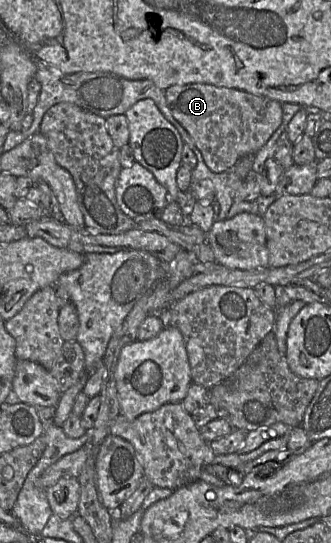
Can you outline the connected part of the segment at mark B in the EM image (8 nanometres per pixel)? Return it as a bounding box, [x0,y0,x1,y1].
[165,84,282,173]

